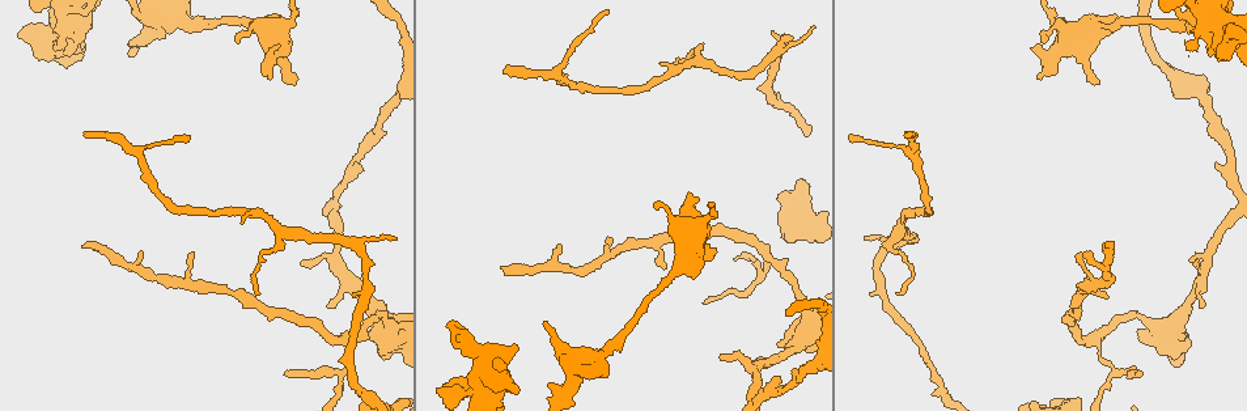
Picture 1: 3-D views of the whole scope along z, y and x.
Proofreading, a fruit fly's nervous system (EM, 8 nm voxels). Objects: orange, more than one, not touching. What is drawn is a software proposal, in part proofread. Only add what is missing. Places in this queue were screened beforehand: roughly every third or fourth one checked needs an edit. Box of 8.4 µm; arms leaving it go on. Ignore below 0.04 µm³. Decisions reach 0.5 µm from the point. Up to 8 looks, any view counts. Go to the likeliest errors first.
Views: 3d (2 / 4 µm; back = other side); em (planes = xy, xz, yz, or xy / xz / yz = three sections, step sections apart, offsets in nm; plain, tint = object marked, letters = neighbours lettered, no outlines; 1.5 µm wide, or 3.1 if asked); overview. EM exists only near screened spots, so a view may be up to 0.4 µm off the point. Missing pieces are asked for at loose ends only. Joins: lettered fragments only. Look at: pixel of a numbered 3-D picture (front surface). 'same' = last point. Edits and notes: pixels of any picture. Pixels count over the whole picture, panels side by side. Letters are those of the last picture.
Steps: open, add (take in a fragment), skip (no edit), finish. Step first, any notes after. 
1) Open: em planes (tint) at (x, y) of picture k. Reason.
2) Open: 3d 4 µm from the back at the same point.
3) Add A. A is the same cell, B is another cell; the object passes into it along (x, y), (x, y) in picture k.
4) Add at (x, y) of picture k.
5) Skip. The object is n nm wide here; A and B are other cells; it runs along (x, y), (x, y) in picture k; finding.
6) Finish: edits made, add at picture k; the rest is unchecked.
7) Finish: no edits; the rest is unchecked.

Open: 3d 4 µm at (1187, 46) of picture 1. An open end.

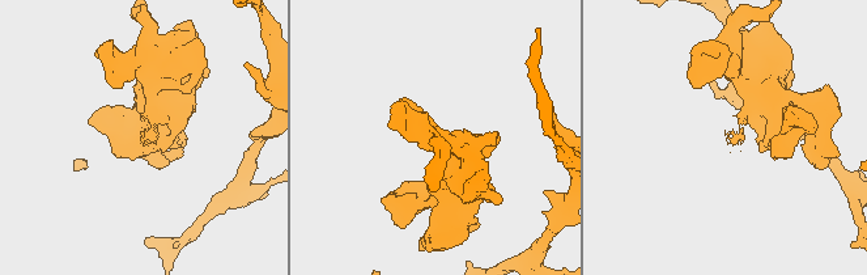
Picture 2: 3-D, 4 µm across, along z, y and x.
Open: em xy step 4 (tint) at (726, 138) of picture 2.

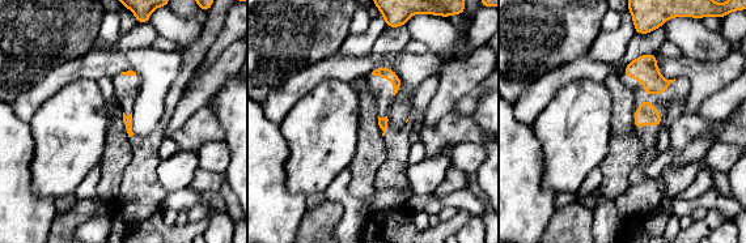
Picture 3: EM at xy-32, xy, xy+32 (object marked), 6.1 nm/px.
Open: em planes (letters) at the same point.

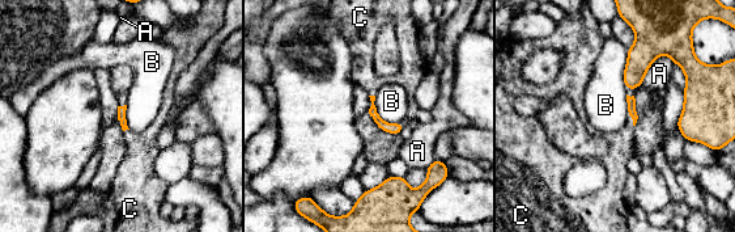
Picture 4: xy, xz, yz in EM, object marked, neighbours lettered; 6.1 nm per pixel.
Add C. C is the same cell, A and B are other cells; it goes on there.

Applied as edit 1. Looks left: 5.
Open: 3d 4 µm at (84, 135) of picture 1.

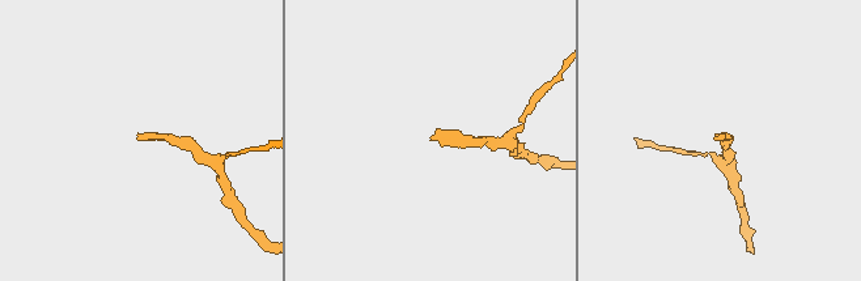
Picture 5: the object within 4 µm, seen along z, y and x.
Open: em yz step 4 (tint) at (722, 138) of picture 5.

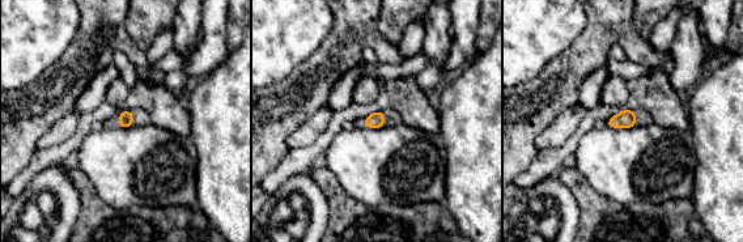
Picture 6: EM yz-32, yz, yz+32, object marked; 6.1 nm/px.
Open: em planes (letters) at the same point. Another direction.

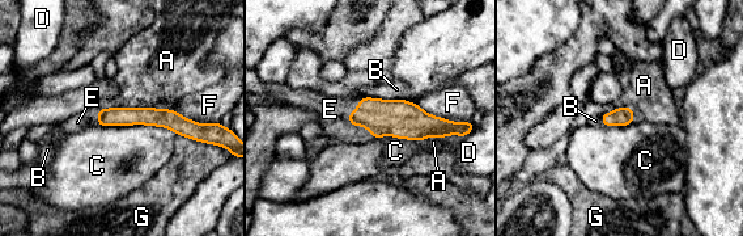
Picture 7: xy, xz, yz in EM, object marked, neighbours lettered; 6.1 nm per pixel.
Add E. The longest contact is with C, 500 nm; E is the same cell, A, B, C, D, F and G are other cells; the object passes into it along (381, 117), (356, 109), (330, 109) in picture 7; the neuron continues.

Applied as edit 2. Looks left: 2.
Finish: edits made, add at picture 4, add at picture 7; the rest is unchecked.

